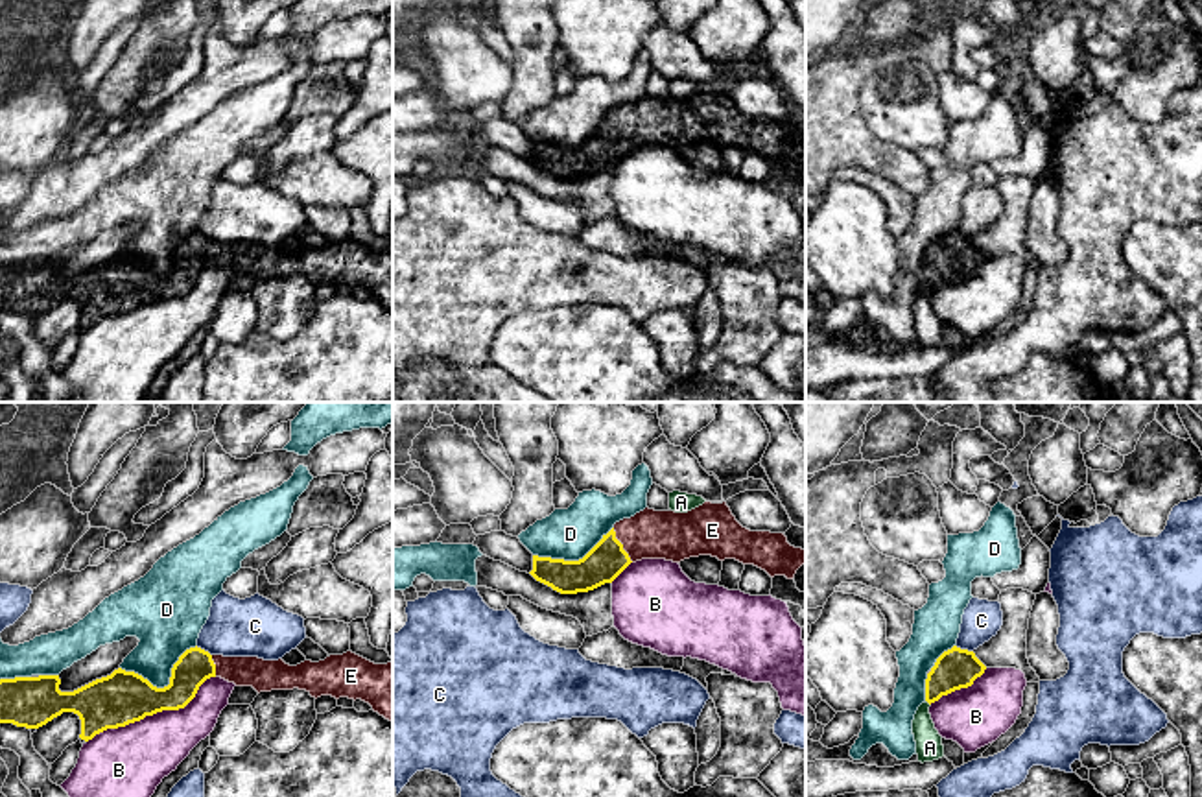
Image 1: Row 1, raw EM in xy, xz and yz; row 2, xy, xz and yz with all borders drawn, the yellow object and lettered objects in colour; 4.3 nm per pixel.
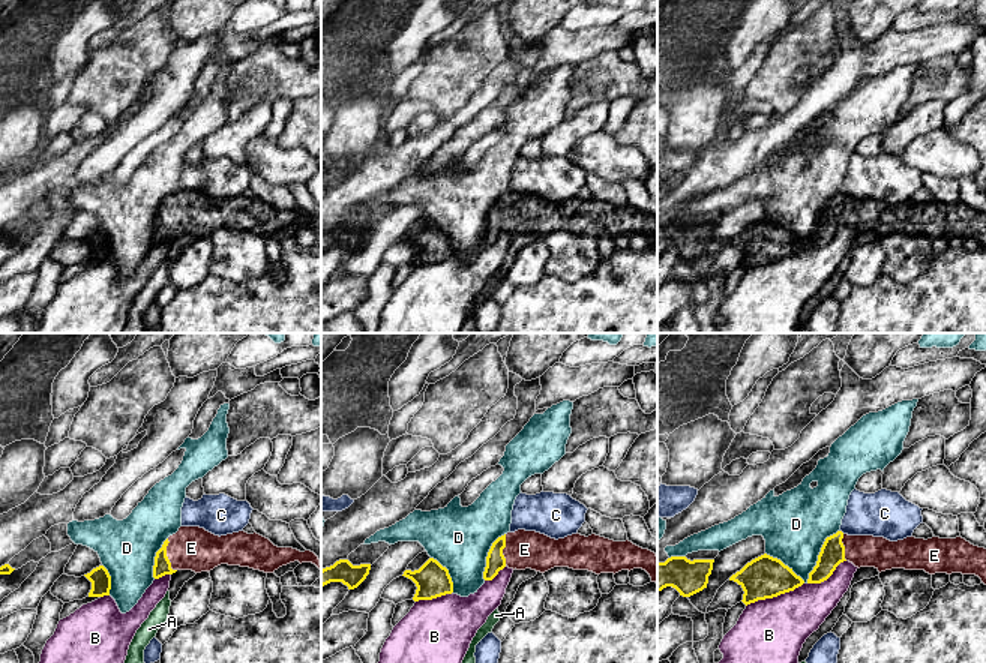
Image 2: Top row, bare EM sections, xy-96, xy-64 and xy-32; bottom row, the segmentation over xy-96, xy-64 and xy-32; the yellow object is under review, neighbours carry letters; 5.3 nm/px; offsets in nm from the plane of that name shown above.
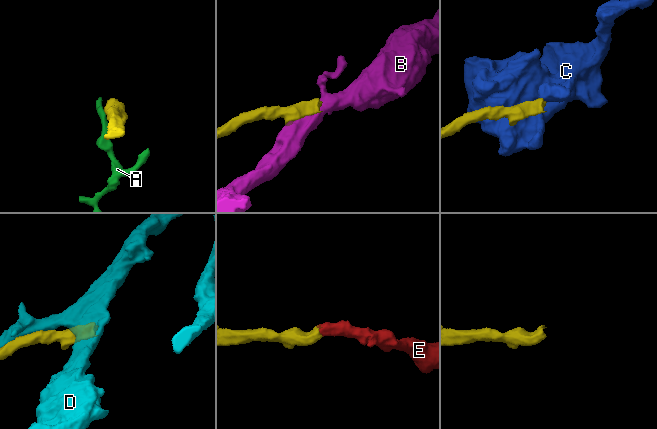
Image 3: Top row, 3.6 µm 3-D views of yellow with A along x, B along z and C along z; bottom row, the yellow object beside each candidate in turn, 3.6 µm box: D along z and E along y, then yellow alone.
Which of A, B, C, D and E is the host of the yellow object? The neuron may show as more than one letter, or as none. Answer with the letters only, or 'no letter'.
E

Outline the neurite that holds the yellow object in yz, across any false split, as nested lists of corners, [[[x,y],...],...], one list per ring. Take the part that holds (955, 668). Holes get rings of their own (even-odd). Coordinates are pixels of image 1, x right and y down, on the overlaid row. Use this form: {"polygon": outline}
{"polygon": [[[953,646],[944,651],[925,679],[925,701],[931,705],[942,696],[968,688],[984,673],[986,666],[973,651]]]}

